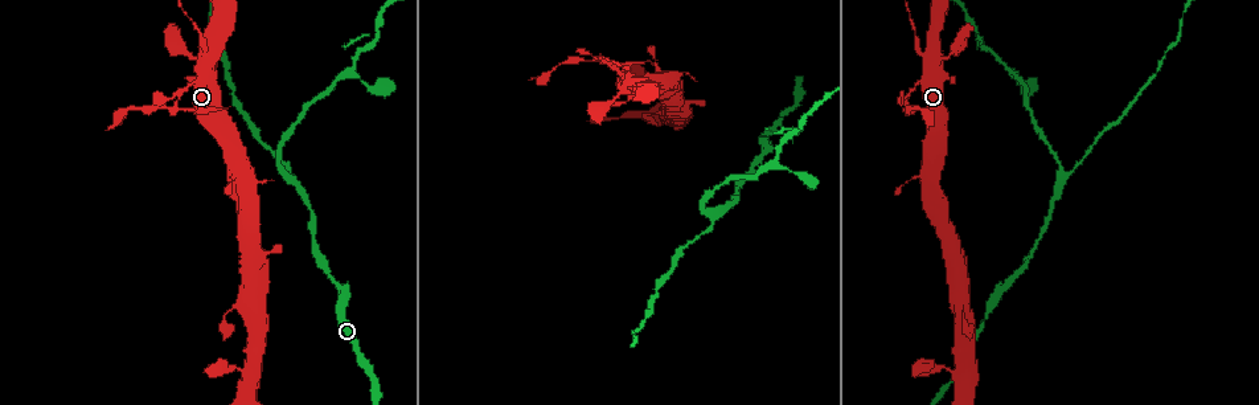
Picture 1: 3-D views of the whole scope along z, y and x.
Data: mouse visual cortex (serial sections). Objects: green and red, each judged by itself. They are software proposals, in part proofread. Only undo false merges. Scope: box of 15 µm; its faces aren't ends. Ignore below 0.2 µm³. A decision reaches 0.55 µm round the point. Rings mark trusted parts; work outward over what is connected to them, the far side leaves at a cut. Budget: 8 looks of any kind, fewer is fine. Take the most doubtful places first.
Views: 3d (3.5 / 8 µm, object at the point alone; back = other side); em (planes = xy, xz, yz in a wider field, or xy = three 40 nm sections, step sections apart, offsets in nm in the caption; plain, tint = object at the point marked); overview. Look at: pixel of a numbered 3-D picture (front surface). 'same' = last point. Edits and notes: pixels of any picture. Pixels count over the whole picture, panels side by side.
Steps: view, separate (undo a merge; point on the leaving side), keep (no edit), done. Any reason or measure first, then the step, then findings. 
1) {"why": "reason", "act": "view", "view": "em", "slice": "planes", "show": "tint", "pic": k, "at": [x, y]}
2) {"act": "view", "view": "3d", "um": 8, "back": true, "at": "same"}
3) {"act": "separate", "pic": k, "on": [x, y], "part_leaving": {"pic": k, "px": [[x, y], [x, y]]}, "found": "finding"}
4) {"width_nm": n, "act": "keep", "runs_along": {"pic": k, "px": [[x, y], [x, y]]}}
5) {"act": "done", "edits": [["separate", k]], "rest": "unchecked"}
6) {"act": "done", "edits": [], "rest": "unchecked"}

{"why": "two arms in line, one across", "act": "view", "view": "3d", "um": 3.5, "pic": 1, "at": [1059, 179]}

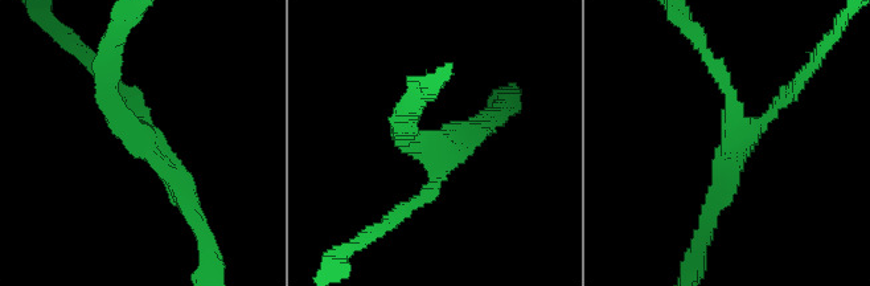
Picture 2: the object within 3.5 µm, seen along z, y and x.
{"arms": 3, "arm_widths_nm": [150, 200, 250], "why": "shape alone is not enough", "act": "view", "view": "em", "slice": "planes", "show": "tint", "pic": 2, "at": [144, 146]}

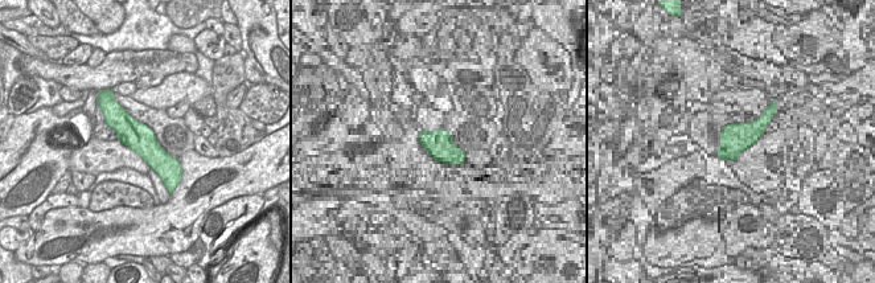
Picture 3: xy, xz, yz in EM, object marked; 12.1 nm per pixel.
{"act": "keep", "runs_along": {"pic": 3, "px": [[118, 113], [168, 168], [168, 179]]}, "found": "all the same cell"}

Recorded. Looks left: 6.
{"why": "abrupt turn", "act": "view", "view": "3d", "um": 3.5, "back": true, "pic": 1, "at": [599, 59]}

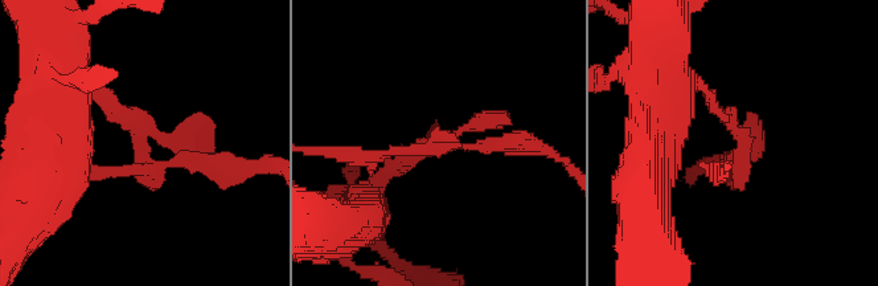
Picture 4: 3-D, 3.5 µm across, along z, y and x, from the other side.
{"why": "now the EM", "act": "view", "view": "em", "slice": "planes", "show": "tint", "pic": 4, "at": [144, 161]}

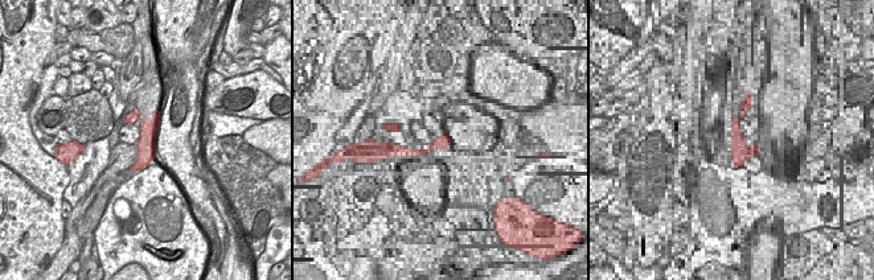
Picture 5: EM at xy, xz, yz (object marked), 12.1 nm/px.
{"act": "keep", "runs_along": {"pic": 5, "px": [[134, 114], [146, 126], [135, 168]]}, "found": "continuous, no second cell"}

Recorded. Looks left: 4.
{"act": "view", "view": "3d", "um": 3.5, "pic": 1, "at": [937, 59]}

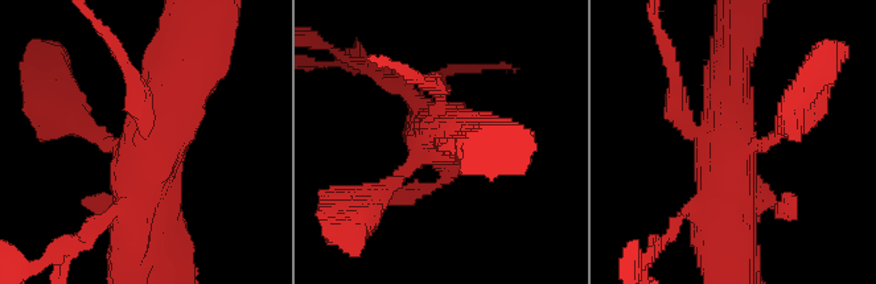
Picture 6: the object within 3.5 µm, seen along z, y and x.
{"act": "keep", "runs_along": {"pic": 6, "px": [[131, 259], [139, 182], [184, 77]]}, "found": "continuous, no second cell"}

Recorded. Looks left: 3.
{"act": "done", "edits": [], "rest": "unchecked"}

